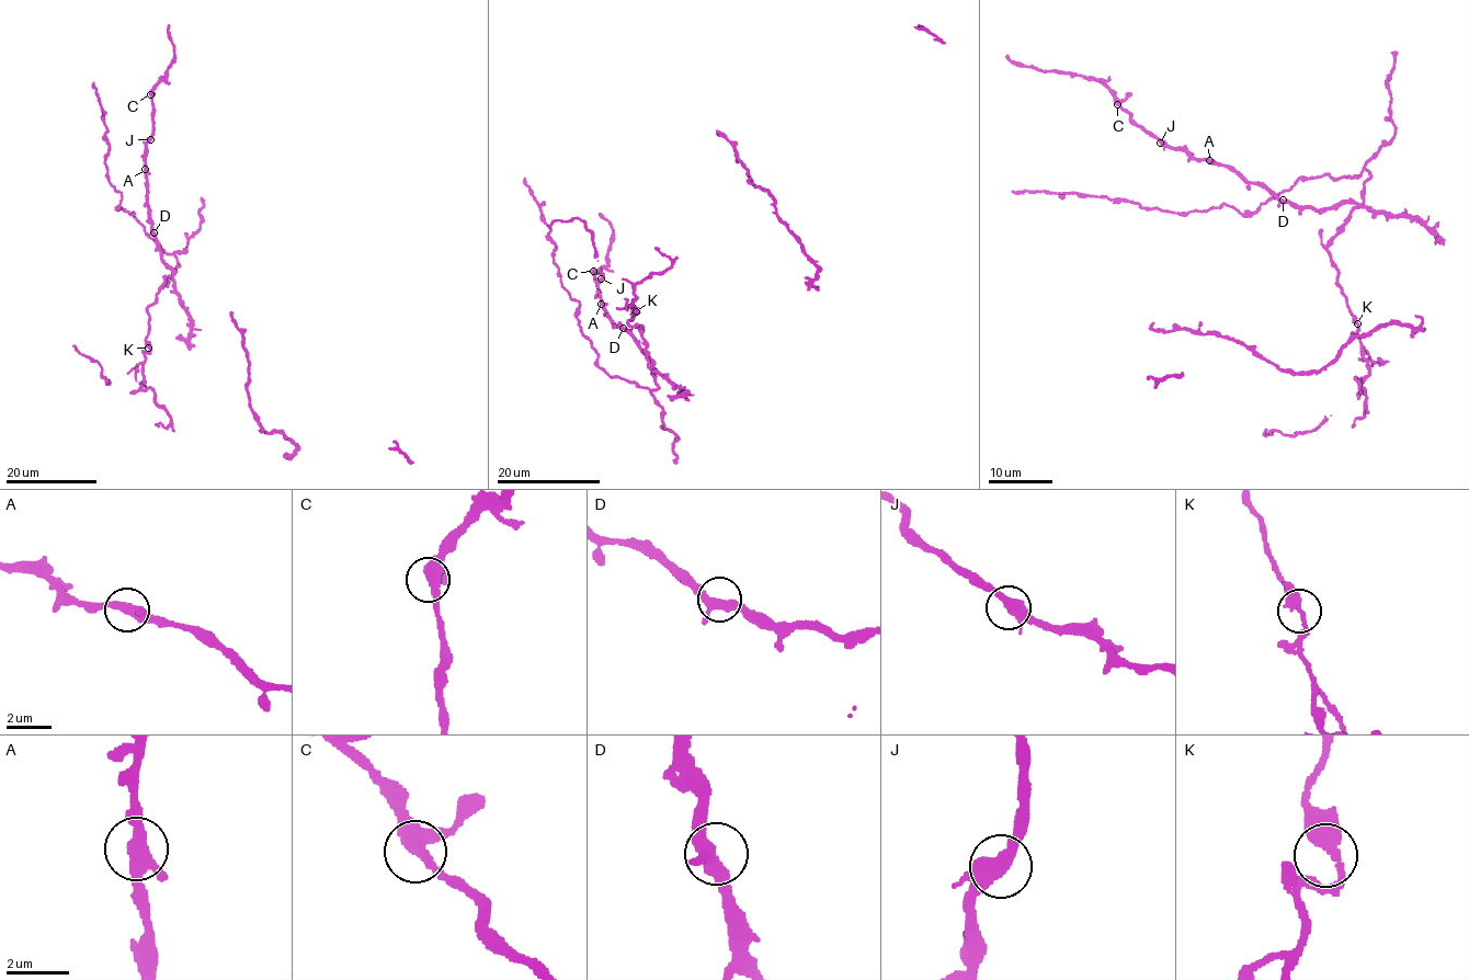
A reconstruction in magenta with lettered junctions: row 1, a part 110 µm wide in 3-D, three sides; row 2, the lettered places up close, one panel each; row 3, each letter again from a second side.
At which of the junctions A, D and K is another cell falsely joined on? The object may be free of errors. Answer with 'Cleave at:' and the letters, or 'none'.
Cleave at: none

